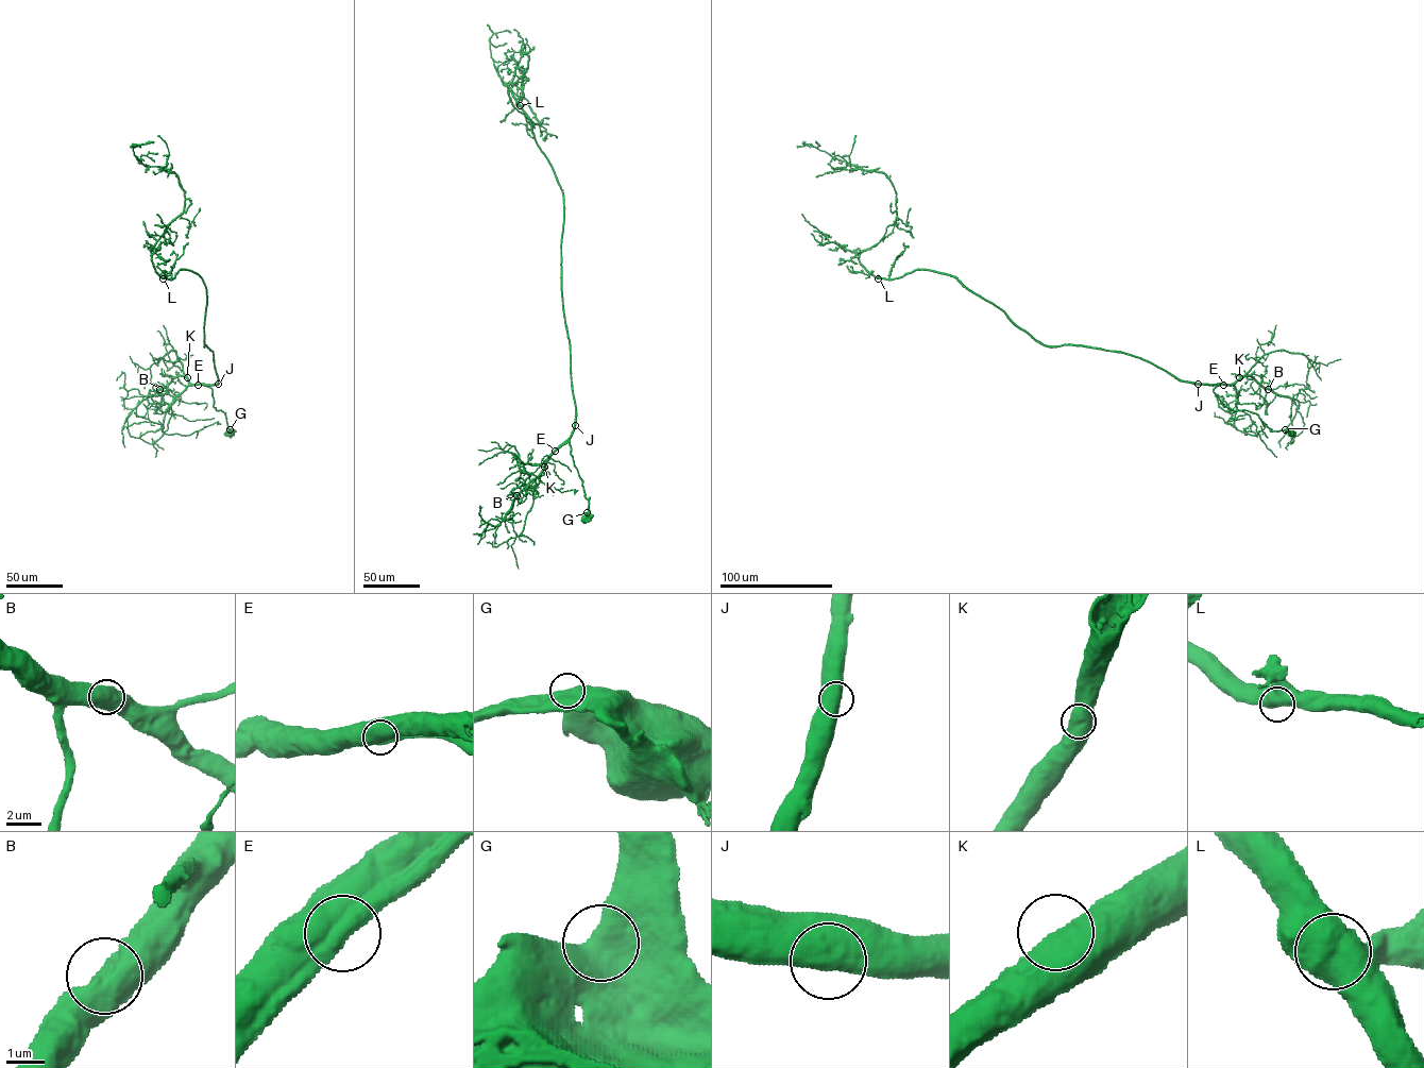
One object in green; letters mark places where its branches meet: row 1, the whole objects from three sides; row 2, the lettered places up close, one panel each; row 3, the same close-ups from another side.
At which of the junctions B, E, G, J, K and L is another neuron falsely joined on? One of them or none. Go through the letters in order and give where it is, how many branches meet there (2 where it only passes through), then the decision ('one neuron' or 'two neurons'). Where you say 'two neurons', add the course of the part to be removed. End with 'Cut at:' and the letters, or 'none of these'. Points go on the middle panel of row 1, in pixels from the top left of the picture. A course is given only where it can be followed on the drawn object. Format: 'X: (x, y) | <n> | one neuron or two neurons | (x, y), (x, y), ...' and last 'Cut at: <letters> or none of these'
B: (516, 495) | 1 | one neuron
E: (555, 451) | 1 | one neuron
G: (587, 512) | 1 | one neuron
J: (575, 425) | 1 | one neuron
K: (544, 467) | 1 | one neuron
L: (520, 105) | 1 | one neuron
Cut at: none of these

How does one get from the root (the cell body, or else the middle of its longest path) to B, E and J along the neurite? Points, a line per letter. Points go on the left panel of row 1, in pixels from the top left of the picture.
B: (229, 435), (233, 430), (225, 413), (214, 407), (210, 388), (178, 376), (159, 389)
E: (229, 435), (233, 430), (227, 427), (225, 413), (214, 407), (212, 389), (198, 385)
J: (229, 435), (233, 430), (227, 427), (225, 413), (214, 407), (212, 389), (205, 385), (218, 384)

